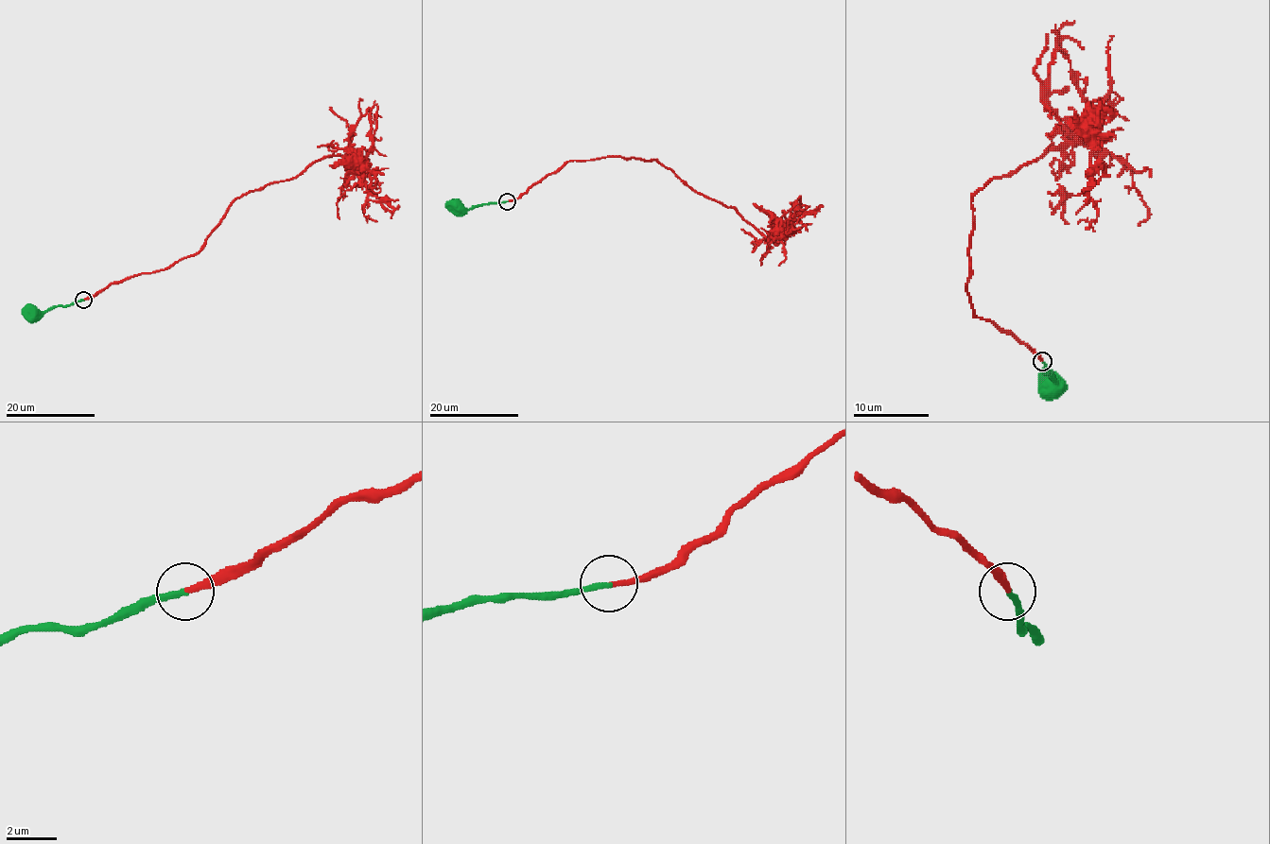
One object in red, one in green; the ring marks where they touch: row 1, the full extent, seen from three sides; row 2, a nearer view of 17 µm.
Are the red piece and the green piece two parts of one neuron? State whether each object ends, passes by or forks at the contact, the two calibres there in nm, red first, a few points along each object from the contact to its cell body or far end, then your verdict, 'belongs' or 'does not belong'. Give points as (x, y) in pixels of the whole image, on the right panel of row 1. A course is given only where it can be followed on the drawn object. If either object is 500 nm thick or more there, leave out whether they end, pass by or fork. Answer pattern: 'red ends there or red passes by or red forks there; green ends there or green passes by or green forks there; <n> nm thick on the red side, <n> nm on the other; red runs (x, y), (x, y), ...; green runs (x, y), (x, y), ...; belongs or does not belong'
red ends there; green ends there; 240 nm thick on the red side, 240 nm on the other; red runs (1042, 360), (975, 318), (971, 199), (1036, 160), (1057, 131), (1099, 118), (1087, 190), (1050, 201); green runs (1042, 360), (1046, 371), (1055, 379), (1048, 387); belongs

